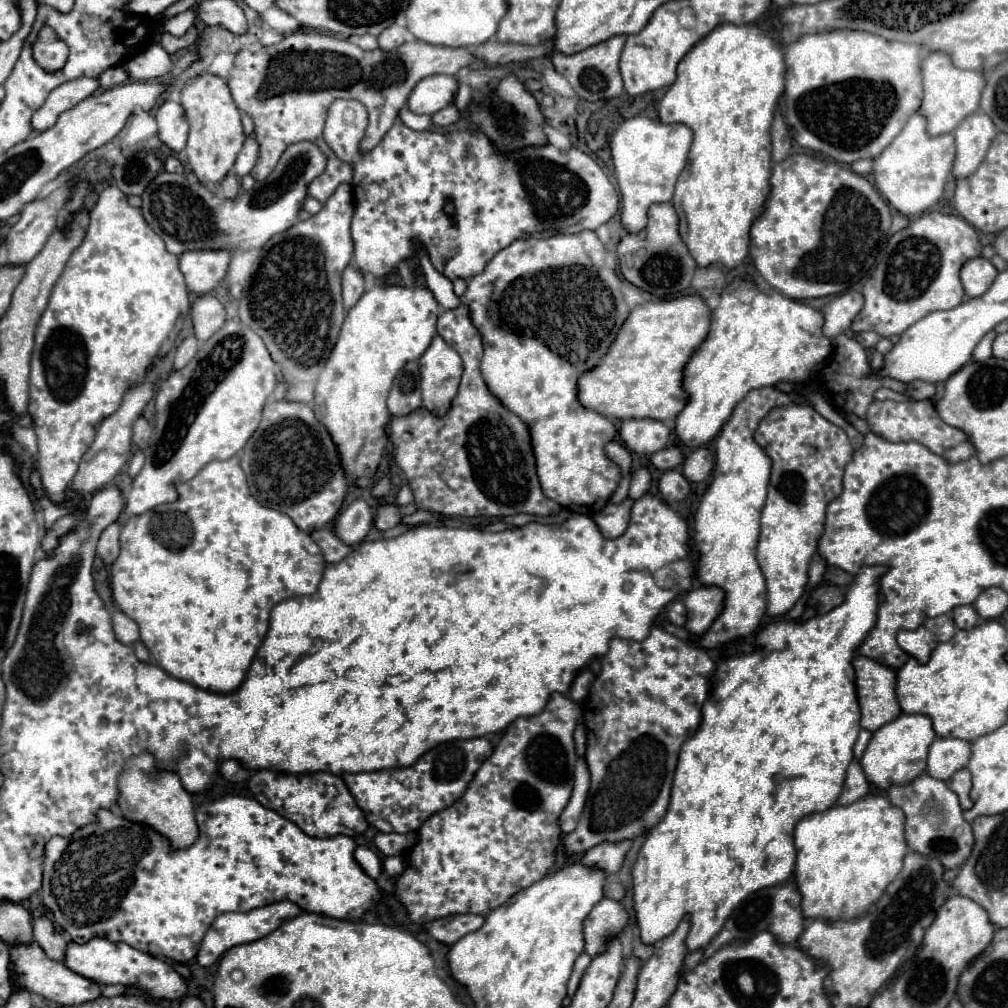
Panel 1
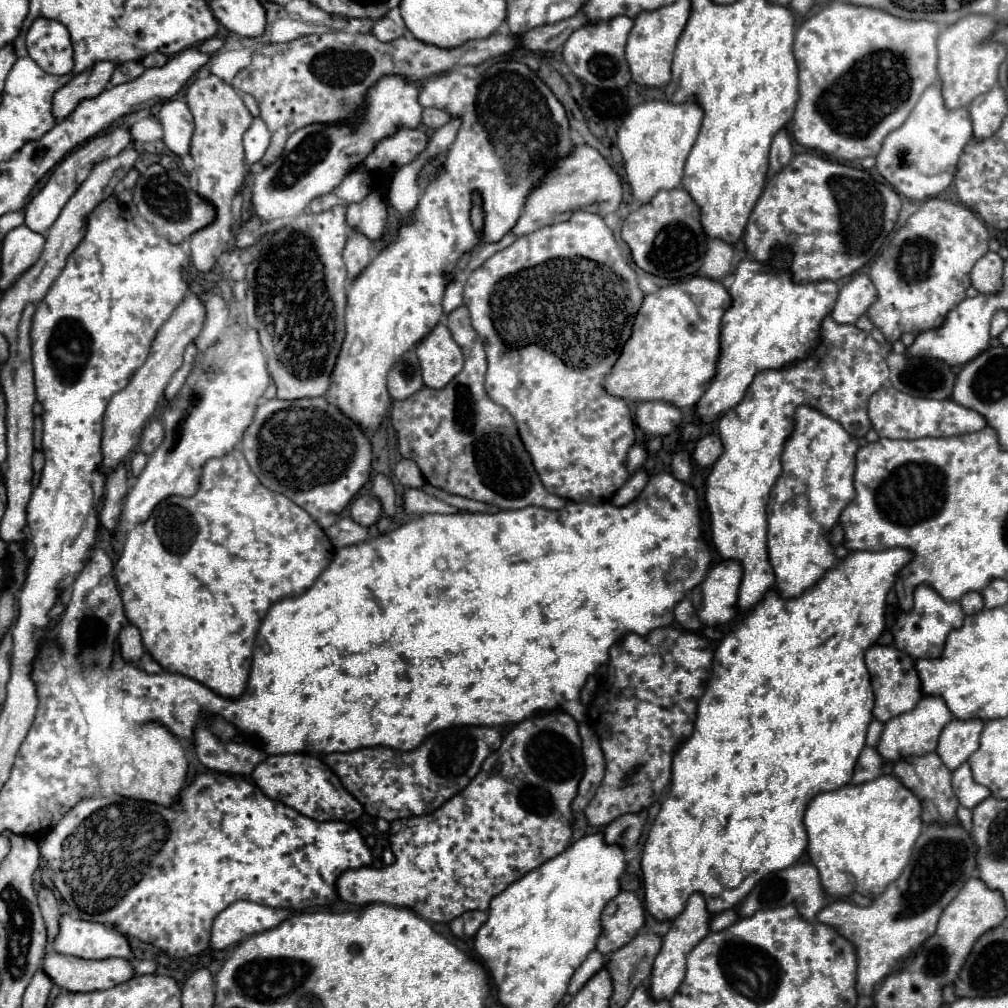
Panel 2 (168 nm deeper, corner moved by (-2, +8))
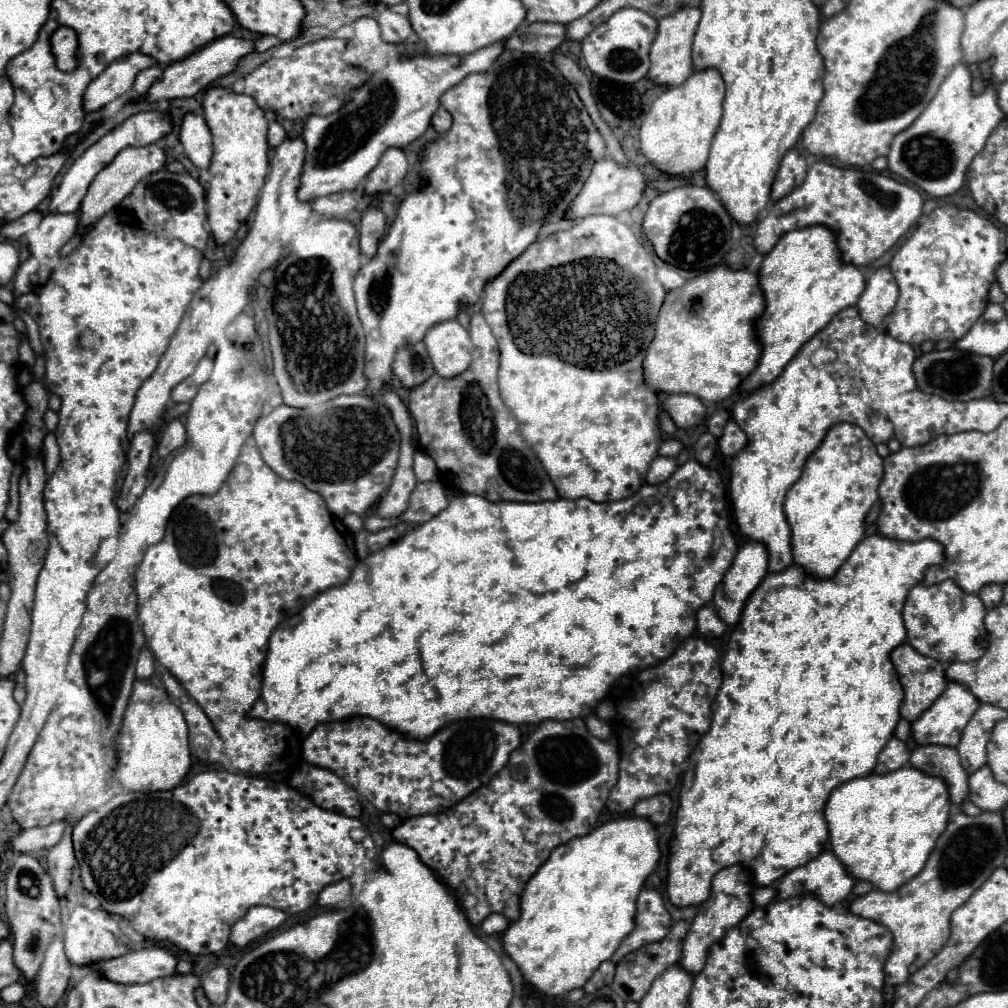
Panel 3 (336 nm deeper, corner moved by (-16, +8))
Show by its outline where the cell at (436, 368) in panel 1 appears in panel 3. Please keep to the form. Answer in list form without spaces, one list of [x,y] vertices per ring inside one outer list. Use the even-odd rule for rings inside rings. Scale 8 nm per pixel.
[[[456,319],[442,321],[430,327],[424,343],[436,373],[442,377],[464,373],[472,361],[470,333]]]

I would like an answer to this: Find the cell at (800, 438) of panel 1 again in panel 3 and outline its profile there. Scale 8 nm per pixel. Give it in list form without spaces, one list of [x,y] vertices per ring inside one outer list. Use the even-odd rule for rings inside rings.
[[[840,423],[826,433],[826,439],[808,457],[802,477],[790,487],[784,501],[784,513],[792,527],[792,555],[796,565],[802,565],[810,575],[816,575],[820,579],[828,579],[838,571],[852,549],[864,539],[864,519],[870,507],[878,501],[878,485],[882,481],[882,475],[882,457],[876,453],[876,445],[858,425]]]

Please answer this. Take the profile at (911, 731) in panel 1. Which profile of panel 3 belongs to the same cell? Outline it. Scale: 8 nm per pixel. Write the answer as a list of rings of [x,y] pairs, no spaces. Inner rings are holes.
[[[952,681],[948,685],[948,689],[920,715],[920,719],[916,719],[912,723],[912,737],[916,739],[918,745],[950,745],[956,747],[964,727],[968,725],[968,719],[972,719],[972,715],[976,713],[976,707],[980,707],[980,701],[970,693],[968,687],[964,687],[962,683]]]

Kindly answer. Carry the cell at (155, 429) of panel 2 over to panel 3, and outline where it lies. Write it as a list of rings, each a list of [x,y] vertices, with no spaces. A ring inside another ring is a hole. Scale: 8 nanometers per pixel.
[[[174,419],[172,423],[166,425],[166,429],[162,431],[162,437],[160,437],[160,443],[158,443],[158,455],[164,459],[168,457],[174,449],[182,447],[184,445],[184,439],[186,439],[186,429],[182,425],[182,421]]]

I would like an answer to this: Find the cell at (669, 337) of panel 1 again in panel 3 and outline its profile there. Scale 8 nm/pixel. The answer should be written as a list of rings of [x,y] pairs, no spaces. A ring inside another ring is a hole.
[[[728,265],[700,273],[678,289],[678,299],[676,289],[666,295],[664,307],[658,315],[654,341],[650,343],[644,359],[646,383],[664,393],[690,393],[702,401],[724,401],[758,365],[762,345],[756,335],[756,323],[762,315],[764,295],[760,289],[758,273],[748,269],[730,269]]]

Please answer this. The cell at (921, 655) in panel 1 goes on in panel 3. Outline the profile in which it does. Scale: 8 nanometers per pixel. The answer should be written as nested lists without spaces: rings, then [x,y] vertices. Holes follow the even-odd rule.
[[[952,579],[940,585],[916,585],[904,605],[904,623],[908,629],[908,643],[922,655],[942,663],[976,661],[982,655],[978,639],[986,635],[984,627],[986,607],[974,593],[964,593]]]

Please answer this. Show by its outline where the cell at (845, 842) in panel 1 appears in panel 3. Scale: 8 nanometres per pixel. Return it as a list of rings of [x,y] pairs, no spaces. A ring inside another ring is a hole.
[[[906,765],[900,771],[884,775],[872,773],[842,783],[832,791],[824,815],[830,829],[832,851],[846,865],[850,875],[862,881],[872,881],[880,891],[896,891],[922,871],[930,851],[936,845],[936,839],[948,827],[950,811],[952,803],[946,781],[942,777],[932,777],[916,767]]]

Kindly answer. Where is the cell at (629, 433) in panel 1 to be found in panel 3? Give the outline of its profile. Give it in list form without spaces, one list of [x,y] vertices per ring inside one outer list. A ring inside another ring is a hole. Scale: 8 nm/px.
[[[668,395],[664,401],[664,409],[672,415],[676,427],[688,429],[698,425],[706,415],[704,403],[694,395]]]

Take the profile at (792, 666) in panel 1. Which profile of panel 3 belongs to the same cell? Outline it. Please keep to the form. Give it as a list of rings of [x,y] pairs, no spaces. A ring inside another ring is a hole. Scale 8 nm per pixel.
[[[868,535],[864,537],[852,555],[846,559],[846,563],[836,571],[830,579],[818,579],[806,573],[800,565],[790,565],[784,571],[768,573],[760,587],[748,597],[748,603],[744,605],[742,617],[736,625],[736,629],[730,635],[730,645],[726,649],[726,655],[722,659],[722,687],[718,691],[716,701],[712,703],[712,723],[708,733],[700,739],[692,755],[688,757],[684,779],[682,779],[682,791],[680,791],[680,809],[676,813],[676,827],[674,837],[670,843],[670,859],[668,859],[668,897],[670,903],[676,907],[686,905],[700,905],[708,899],[712,877],[730,865],[742,865],[752,871],[754,885],[768,887],[772,881],[786,875],[786,871],[792,871],[810,859],[816,859],[820,851],[824,849],[828,841],[828,823],[824,819],[824,807],[834,787],[838,787],[844,781],[850,781],[854,777],[866,777],[876,767],[878,753],[892,737],[898,721],[900,721],[900,705],[904,699],[904,691],[898,679],[898,673],[890,661],[890,653],[906,641],[906,627],[902,619],[904,601],[908,597],[908,591],[924,581],[924,571],[932,565],[940,565],[944,561],[944,545],[934,539],[922,539],[916,543],[910,541],[898,541],[884,535]]]

